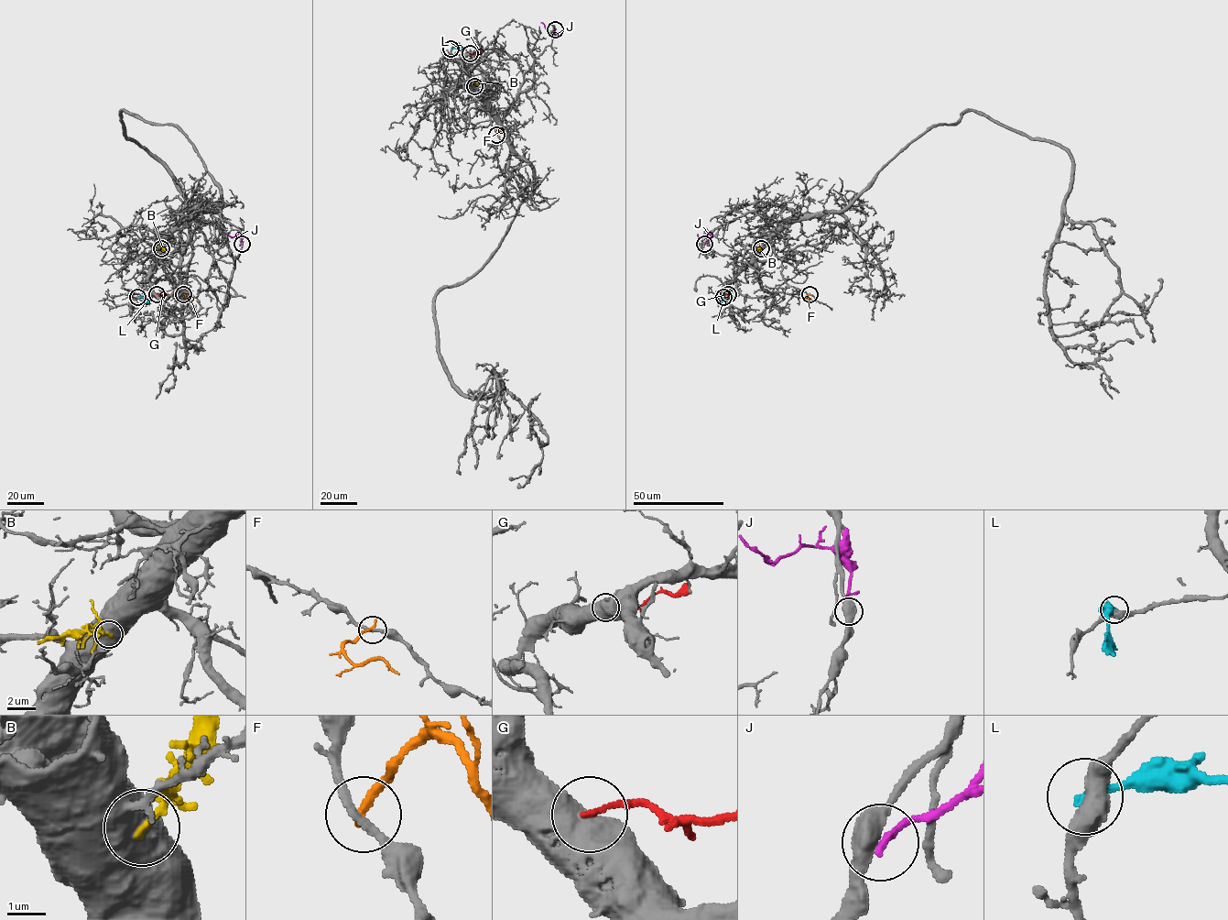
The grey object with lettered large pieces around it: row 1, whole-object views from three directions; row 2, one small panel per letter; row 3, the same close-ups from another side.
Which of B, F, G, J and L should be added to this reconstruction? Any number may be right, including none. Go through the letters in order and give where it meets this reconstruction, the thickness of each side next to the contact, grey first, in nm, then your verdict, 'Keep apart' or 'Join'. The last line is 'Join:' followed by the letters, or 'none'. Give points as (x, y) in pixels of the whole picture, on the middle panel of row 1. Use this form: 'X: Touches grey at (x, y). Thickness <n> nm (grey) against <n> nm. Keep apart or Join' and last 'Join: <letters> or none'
B: Touches grey at (474, 86). Thickness 800 nm (grey) against 220 nm. Keep apart
F: Touches grey at (496, 135). Thickness 220 nm (grey) against 240 nm. Keep apart
G: Touches grey at (470, 53). Thickness 800 nm (grey) against 140 nm. Keep apart
J: Touches grey at (555, 29). Thickness 500 nm (grey) against 220 nm. Keep apart
L: Touches grey at (450, 49). Thickness 550 nm (grey) against 200 nm. Keep apart
Join: none

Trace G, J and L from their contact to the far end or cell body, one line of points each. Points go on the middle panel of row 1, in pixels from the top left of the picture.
G: (470, 53), (481, 51)
J: (555, 29), (553, 35), (540, 22)
L: (450, 49), (463, 48)

